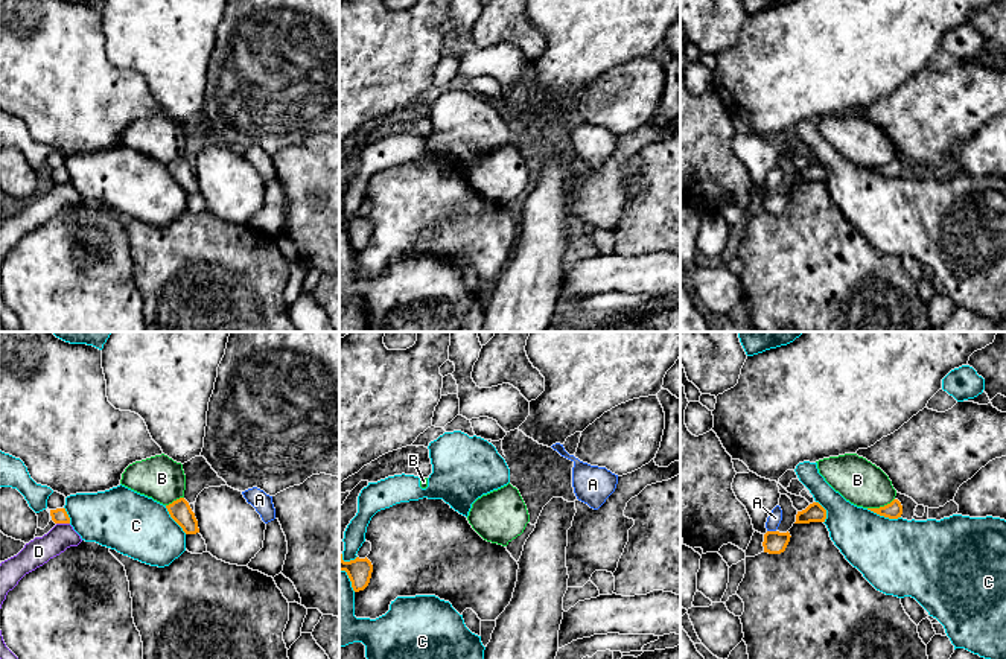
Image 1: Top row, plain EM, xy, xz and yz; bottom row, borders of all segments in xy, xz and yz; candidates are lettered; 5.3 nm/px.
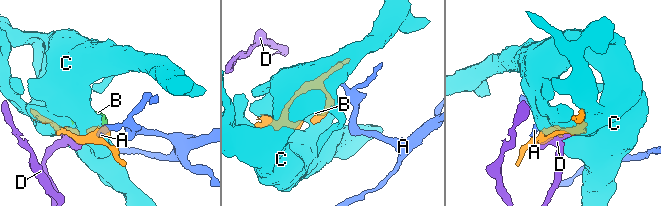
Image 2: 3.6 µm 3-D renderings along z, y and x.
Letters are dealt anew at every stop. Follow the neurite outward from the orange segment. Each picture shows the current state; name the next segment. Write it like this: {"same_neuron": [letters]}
{"same_neuron": []}

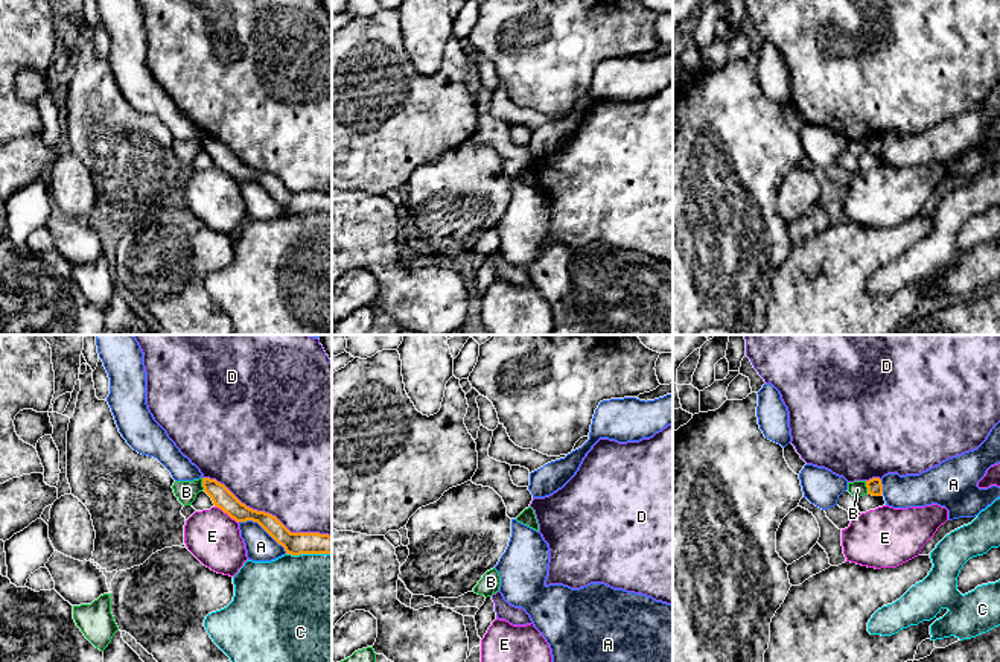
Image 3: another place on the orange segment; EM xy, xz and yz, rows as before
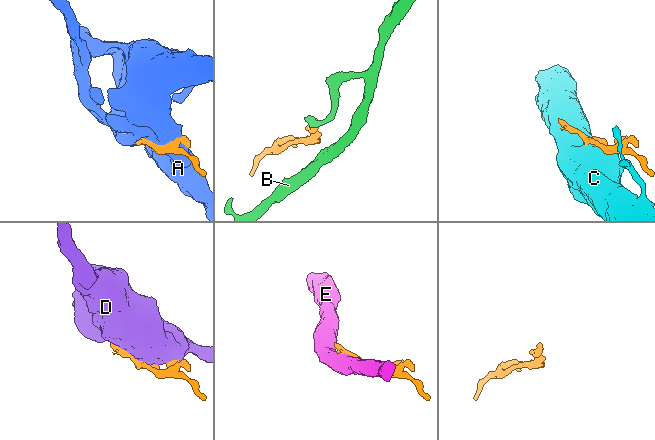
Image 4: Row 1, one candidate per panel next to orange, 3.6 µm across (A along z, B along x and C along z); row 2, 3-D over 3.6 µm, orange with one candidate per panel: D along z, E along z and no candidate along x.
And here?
{"same_neuron": []}

